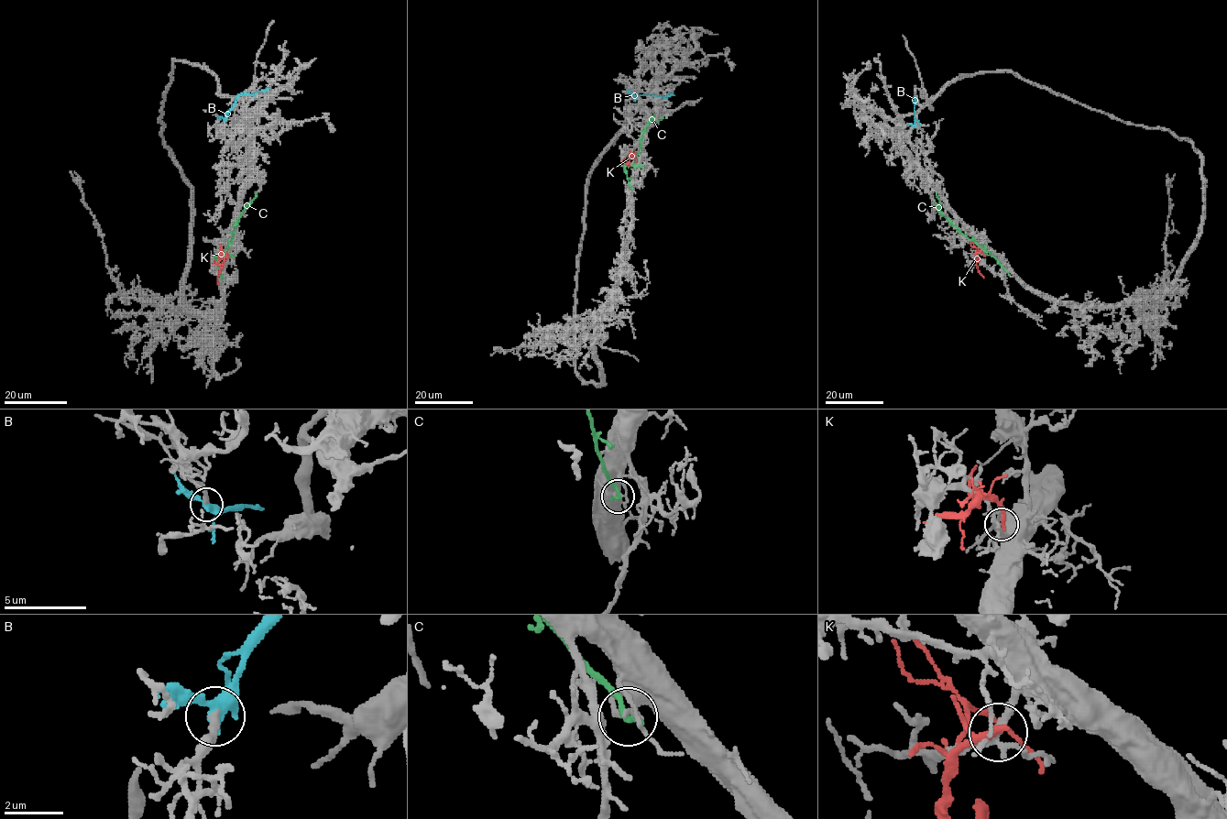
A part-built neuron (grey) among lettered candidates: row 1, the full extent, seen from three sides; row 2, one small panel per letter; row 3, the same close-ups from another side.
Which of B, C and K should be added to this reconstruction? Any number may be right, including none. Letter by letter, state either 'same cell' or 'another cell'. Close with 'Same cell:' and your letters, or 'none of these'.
B: same cell
C: another cell
K: another cell
Same cell: B

